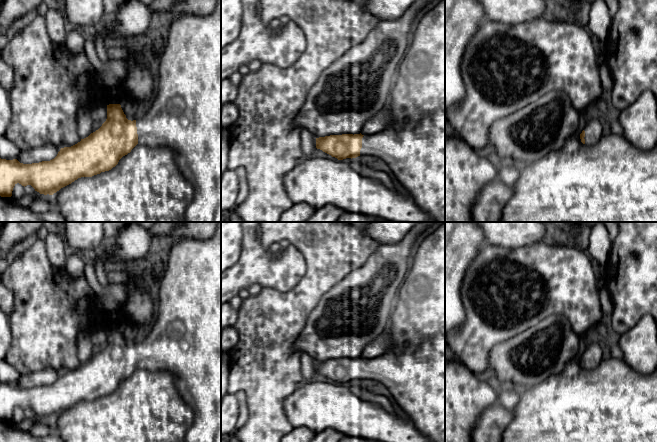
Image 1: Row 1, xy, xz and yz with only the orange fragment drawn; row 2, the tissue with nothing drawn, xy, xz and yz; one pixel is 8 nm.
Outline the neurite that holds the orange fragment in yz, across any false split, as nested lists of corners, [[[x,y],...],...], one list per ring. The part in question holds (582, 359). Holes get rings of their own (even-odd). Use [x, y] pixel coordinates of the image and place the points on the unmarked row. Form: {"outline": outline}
{"outline": [[[596,343],[588,344],[584,354],[580,358],[580,363],[583,368],[594,369],[599,366],[603,360],[603,351]]]}

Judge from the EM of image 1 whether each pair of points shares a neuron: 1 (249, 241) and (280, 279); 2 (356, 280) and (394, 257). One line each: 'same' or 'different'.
1: same
2: same

